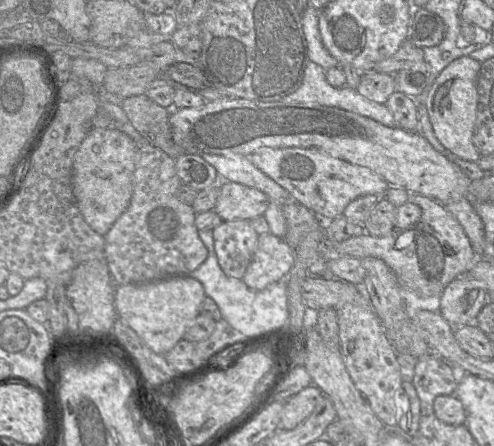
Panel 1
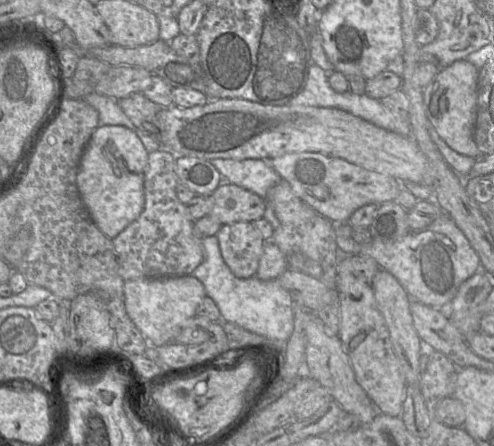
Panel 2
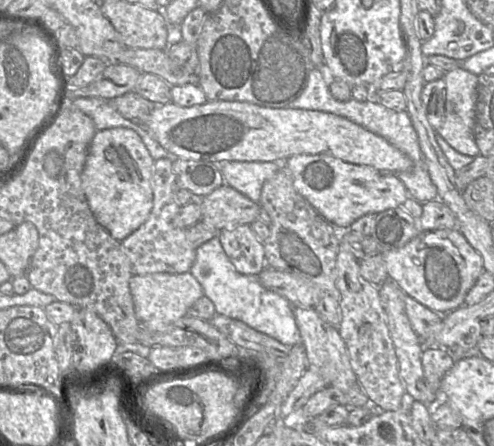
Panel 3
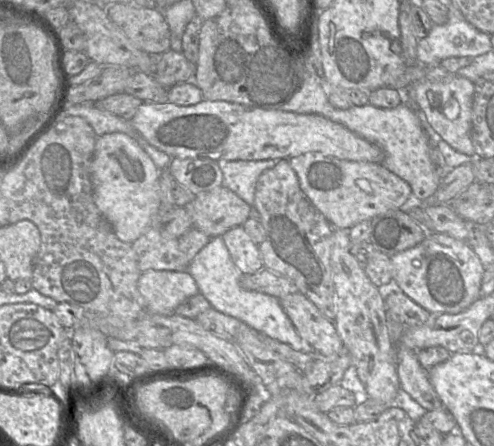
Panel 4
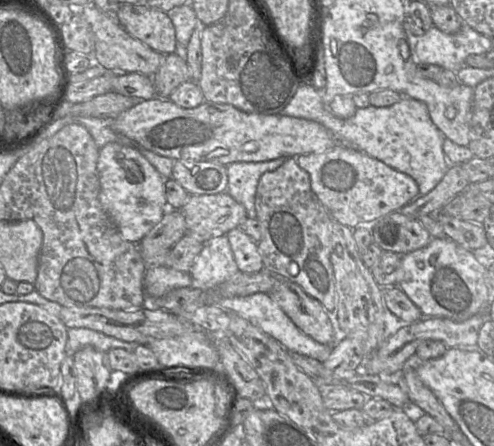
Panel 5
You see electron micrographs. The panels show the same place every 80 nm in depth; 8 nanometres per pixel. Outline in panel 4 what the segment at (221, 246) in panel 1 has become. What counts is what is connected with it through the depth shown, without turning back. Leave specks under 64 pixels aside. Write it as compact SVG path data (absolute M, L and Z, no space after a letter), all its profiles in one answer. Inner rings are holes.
M237 226L222 235L230 257L242 275L251 275L264 268L259 245L242 226Z

